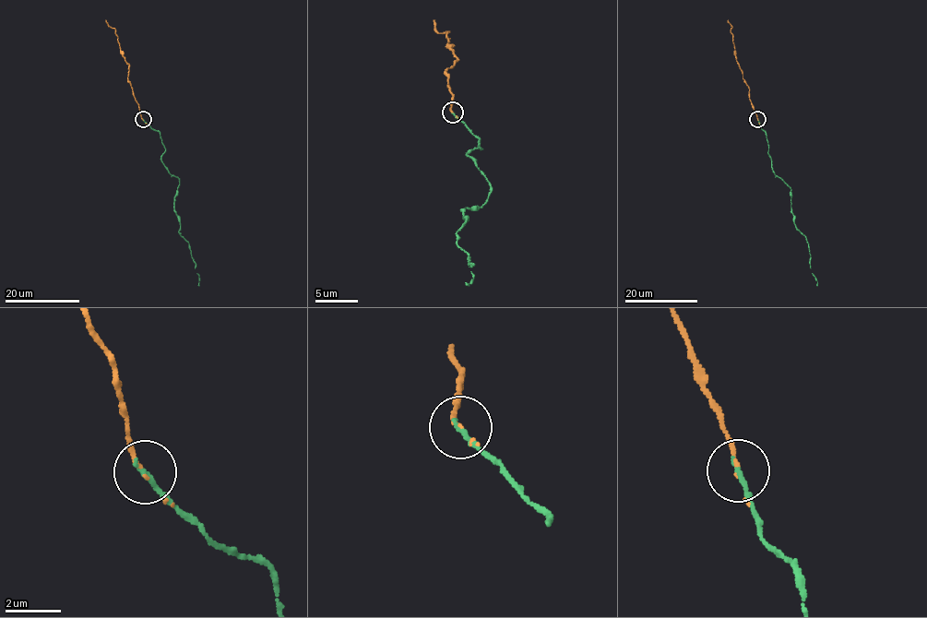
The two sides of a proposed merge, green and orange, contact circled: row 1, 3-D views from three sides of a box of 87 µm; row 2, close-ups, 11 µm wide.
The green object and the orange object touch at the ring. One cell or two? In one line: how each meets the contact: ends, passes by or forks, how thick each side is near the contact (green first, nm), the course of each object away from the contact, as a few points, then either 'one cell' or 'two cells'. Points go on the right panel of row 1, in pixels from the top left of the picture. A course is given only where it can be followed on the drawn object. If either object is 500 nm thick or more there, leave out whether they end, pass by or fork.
green ends; orange passes by; calibres 190 and 80 nm; course green (757, 119), (766, 134), (771, 168), (791, 189), (790, 212), (795, 227), (808, 244), (810, 267), (816, 285); course orange (757, 119), (749, 98), (749, 88), (734, 55), (732, 27), (728, 19); one cell

